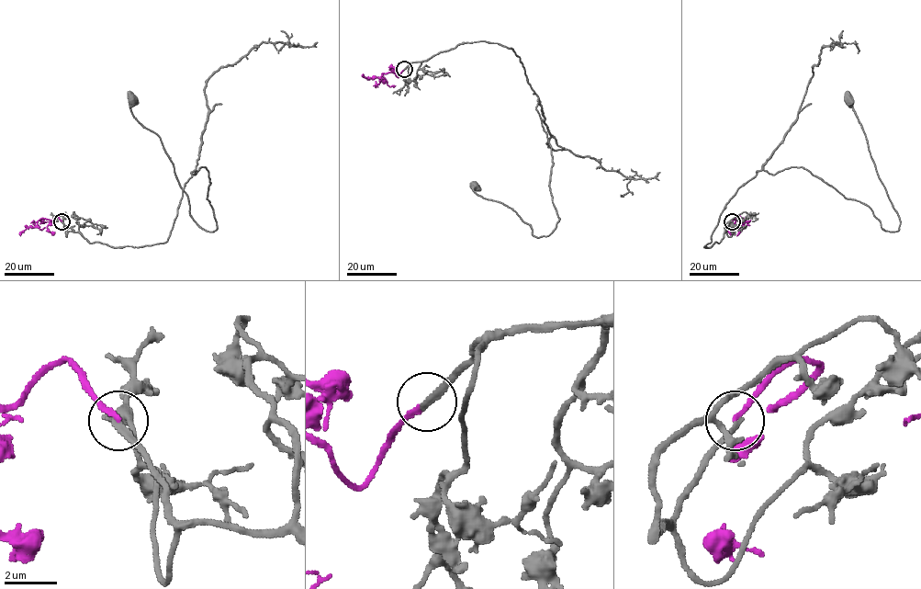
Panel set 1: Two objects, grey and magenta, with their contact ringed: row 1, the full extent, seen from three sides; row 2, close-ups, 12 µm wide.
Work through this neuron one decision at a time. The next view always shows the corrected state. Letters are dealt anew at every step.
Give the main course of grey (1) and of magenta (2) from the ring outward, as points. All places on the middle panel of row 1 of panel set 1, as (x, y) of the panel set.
1: (404, 69), (476, 41), (520, 58), (551, 150), (555, 228), (535, 237), (475, 186)
2: (404, 69), (397, 76), (394, 73), (383, 73), (381, 82), (377, 77), (366, 78), (363, 73)

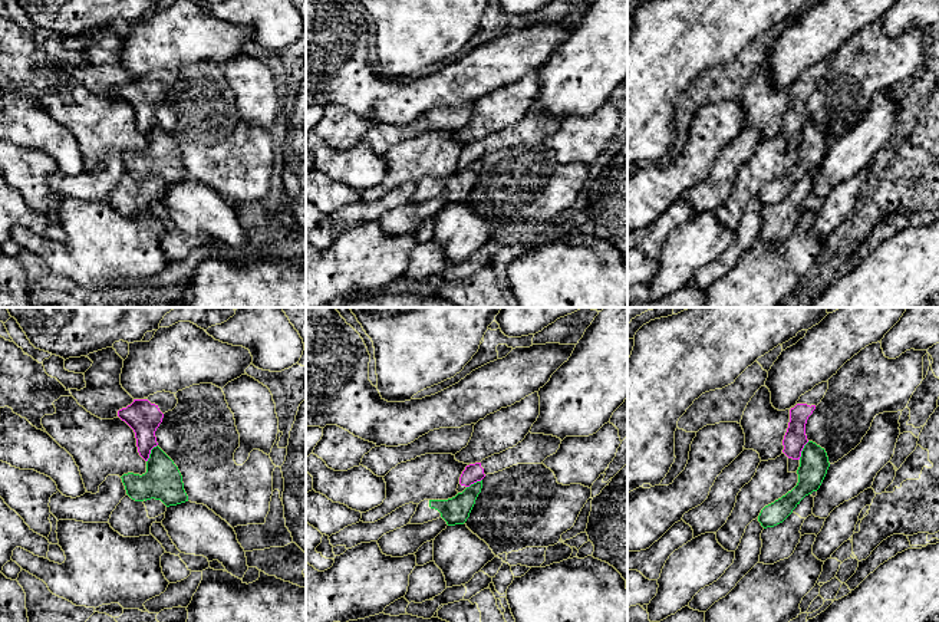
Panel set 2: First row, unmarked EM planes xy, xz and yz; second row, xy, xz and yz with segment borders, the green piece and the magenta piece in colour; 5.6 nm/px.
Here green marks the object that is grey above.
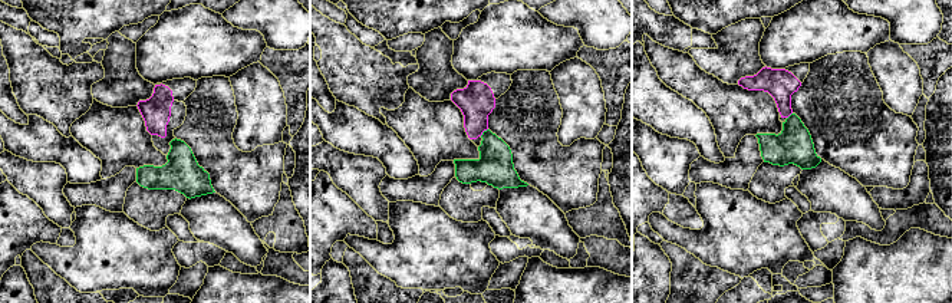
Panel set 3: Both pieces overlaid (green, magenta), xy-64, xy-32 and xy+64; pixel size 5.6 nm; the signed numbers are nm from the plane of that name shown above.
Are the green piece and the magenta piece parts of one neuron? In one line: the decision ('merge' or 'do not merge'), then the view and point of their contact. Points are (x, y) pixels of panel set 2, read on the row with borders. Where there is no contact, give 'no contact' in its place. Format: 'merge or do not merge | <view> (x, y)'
do not merge | xy (151, 453)

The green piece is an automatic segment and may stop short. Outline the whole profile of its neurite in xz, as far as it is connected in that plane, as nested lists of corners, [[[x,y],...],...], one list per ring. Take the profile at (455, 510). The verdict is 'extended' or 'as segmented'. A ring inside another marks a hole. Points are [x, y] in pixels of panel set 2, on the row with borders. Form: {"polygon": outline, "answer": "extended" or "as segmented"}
{"polygon": [[[482,480],[448,500],[424,500],[418,504],[411,524],[424,524],[442,517],[448,526],[464,524],[482,488]]], "answer": "extended"}

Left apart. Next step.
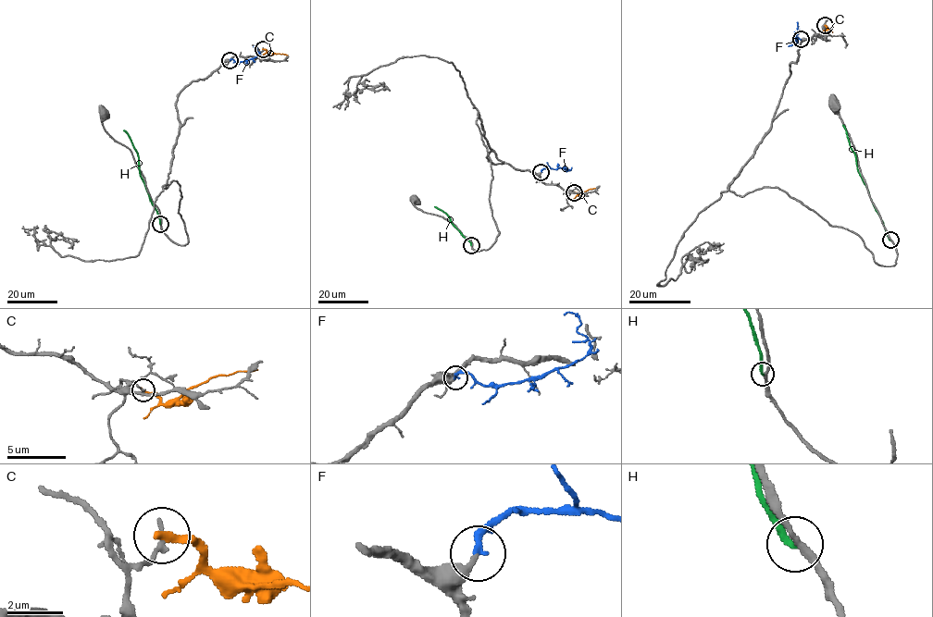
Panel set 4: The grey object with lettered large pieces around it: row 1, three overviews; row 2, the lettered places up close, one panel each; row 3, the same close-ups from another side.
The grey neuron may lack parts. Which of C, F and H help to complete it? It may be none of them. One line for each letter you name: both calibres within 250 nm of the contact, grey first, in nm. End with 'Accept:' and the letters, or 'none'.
F: calibres 240 and 240 nm
Accept: F

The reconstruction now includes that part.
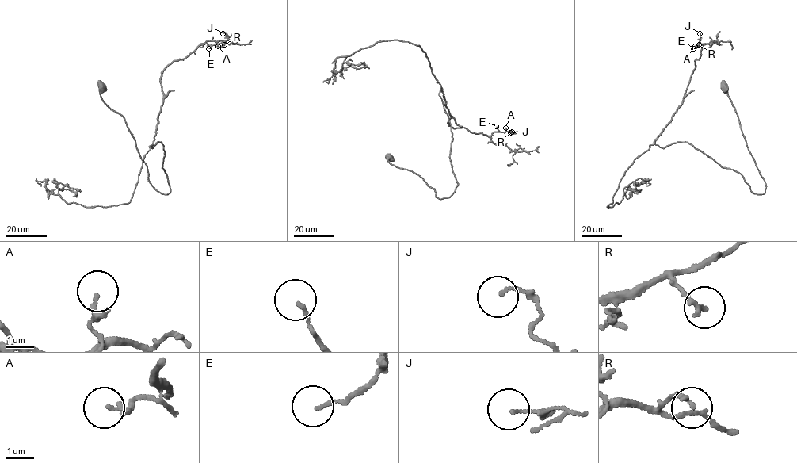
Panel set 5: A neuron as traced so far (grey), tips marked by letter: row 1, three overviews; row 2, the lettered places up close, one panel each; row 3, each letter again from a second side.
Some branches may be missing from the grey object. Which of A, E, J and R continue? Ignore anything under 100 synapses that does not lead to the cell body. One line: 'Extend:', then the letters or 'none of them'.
Extend: none of them

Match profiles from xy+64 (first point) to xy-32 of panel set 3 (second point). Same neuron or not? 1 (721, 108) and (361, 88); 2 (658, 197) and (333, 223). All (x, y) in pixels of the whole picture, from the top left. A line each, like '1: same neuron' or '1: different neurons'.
1: different neurons
2: same neuron

